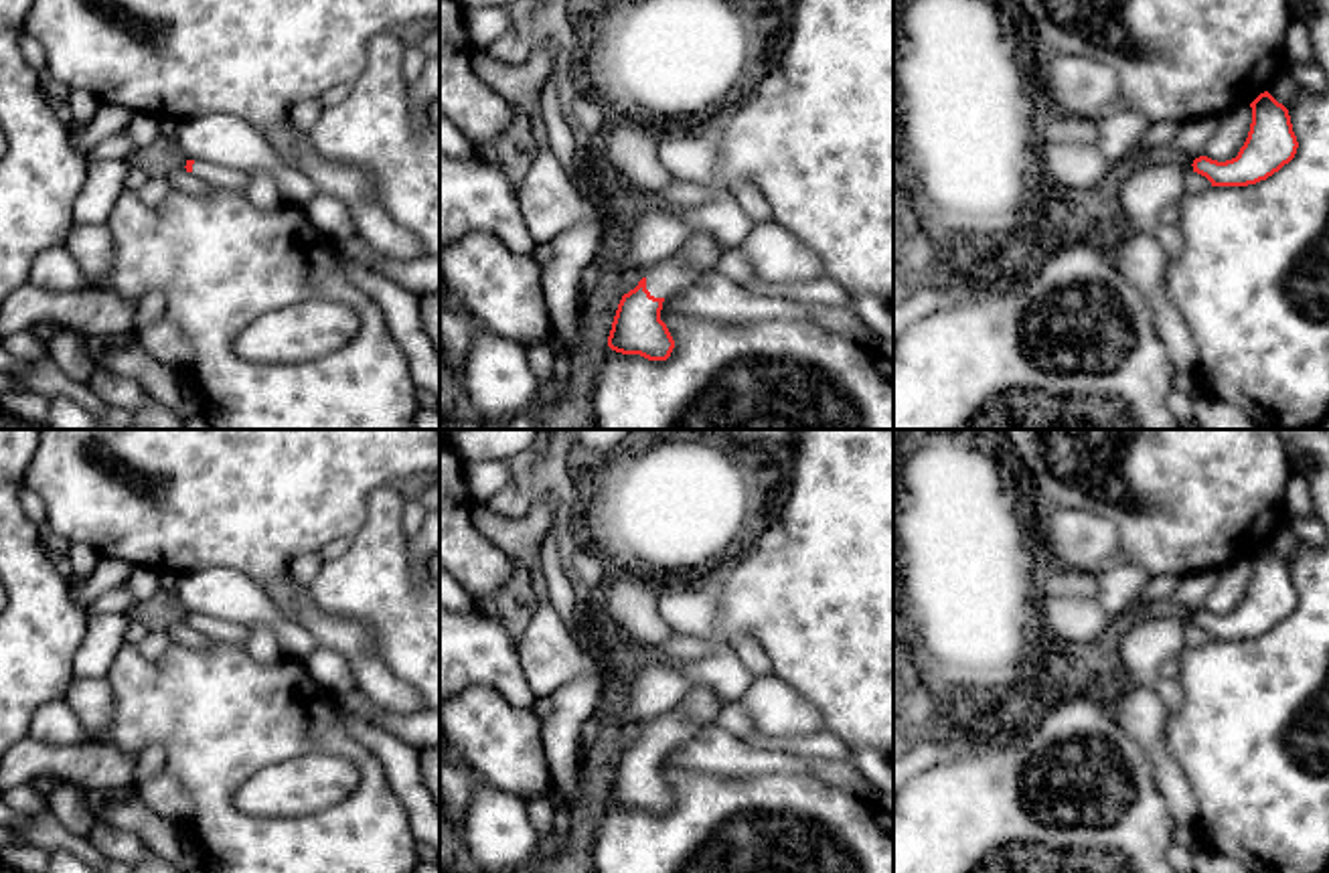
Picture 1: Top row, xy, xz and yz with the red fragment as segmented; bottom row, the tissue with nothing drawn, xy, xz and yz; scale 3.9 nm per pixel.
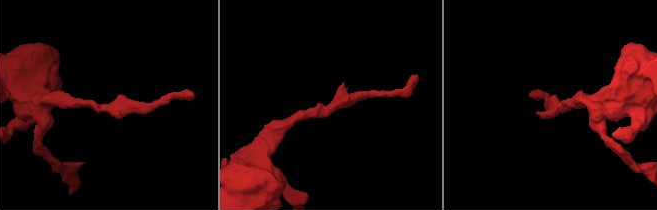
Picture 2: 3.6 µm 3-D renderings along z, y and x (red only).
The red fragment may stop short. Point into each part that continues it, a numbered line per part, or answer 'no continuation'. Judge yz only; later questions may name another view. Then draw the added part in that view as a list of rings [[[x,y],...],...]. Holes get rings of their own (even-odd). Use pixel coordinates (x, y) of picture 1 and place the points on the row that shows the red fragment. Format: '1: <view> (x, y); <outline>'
no continuation

